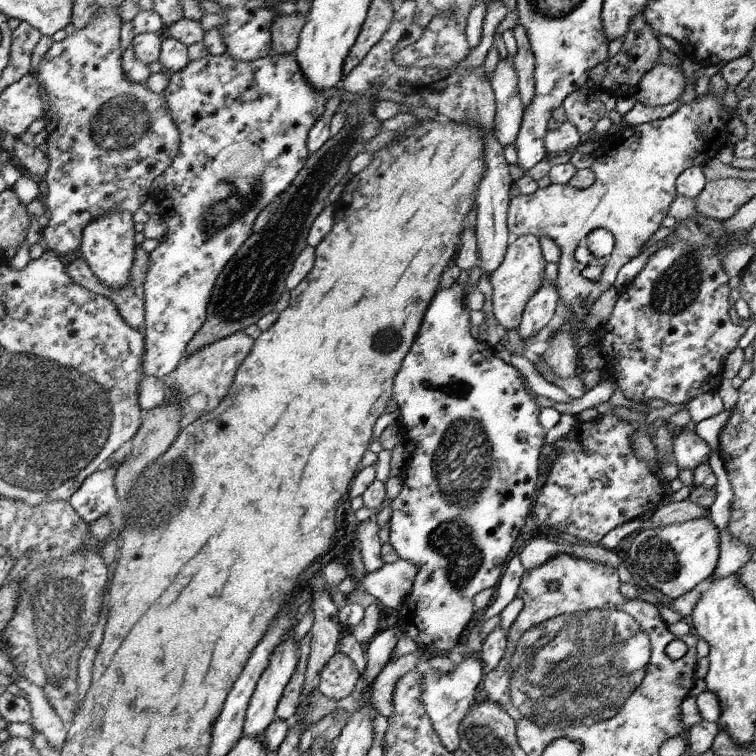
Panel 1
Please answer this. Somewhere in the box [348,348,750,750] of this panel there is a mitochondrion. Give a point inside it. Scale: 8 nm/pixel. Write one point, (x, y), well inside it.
(548, 659)

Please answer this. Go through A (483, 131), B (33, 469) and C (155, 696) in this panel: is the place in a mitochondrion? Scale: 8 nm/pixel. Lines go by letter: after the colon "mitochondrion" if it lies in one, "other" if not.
A: other
B: mitochondrion
C: other

